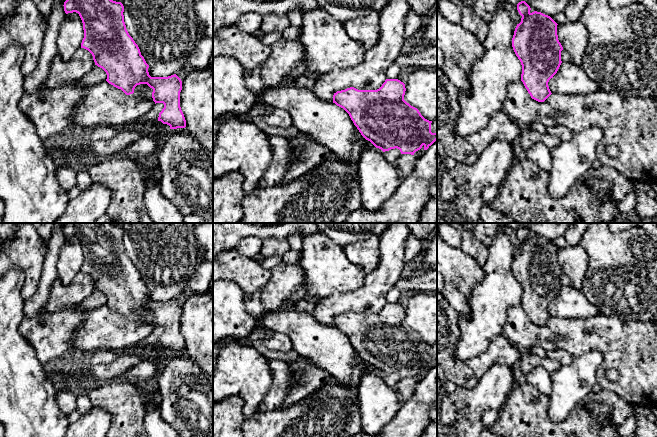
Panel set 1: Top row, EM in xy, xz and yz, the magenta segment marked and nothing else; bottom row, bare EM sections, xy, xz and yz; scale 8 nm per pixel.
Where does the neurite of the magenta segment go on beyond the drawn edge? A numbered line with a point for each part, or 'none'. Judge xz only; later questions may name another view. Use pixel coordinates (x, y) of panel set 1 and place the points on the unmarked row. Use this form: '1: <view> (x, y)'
none

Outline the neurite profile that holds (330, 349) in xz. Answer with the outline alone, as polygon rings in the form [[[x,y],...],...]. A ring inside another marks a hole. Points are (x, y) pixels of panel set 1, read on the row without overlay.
[[[295,309],[290,311],[265,310],[255,320],[273,332],[287,335],[292,341],[295,352],[300,356],[310,359],[314,364],[329,372],[342,383],[351,382],[351,373],[355,364],[359,365],[362,375],[376,372],[361,359],[349,338],[343,332],[337,330],[335,327],[319,323],[311,313],[300,312]]]

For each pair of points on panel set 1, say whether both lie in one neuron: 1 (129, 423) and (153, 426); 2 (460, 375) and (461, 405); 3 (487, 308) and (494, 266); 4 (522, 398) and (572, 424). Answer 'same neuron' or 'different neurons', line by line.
1: different neurons
2: different neurons
3: same neuron
4: same neuron

